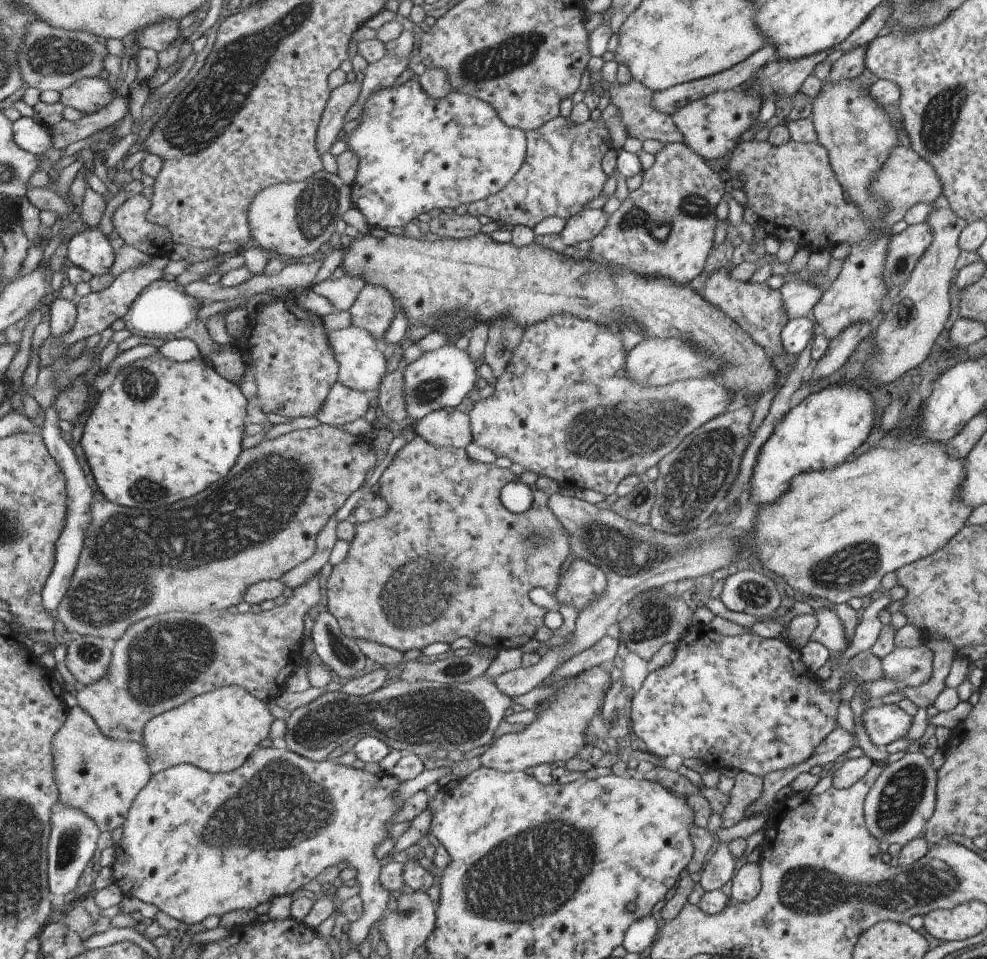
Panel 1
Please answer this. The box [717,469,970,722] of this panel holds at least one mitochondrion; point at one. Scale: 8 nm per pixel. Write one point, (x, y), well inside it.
(850, 567)

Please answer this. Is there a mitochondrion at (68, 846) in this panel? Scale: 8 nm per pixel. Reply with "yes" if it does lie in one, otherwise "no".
yes

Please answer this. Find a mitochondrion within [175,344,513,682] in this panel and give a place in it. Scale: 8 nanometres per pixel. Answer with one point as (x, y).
(431, 583)

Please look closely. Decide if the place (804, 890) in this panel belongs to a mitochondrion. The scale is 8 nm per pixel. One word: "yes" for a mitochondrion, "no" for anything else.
yes

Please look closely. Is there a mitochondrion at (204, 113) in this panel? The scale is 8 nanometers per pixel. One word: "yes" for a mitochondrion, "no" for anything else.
yes

